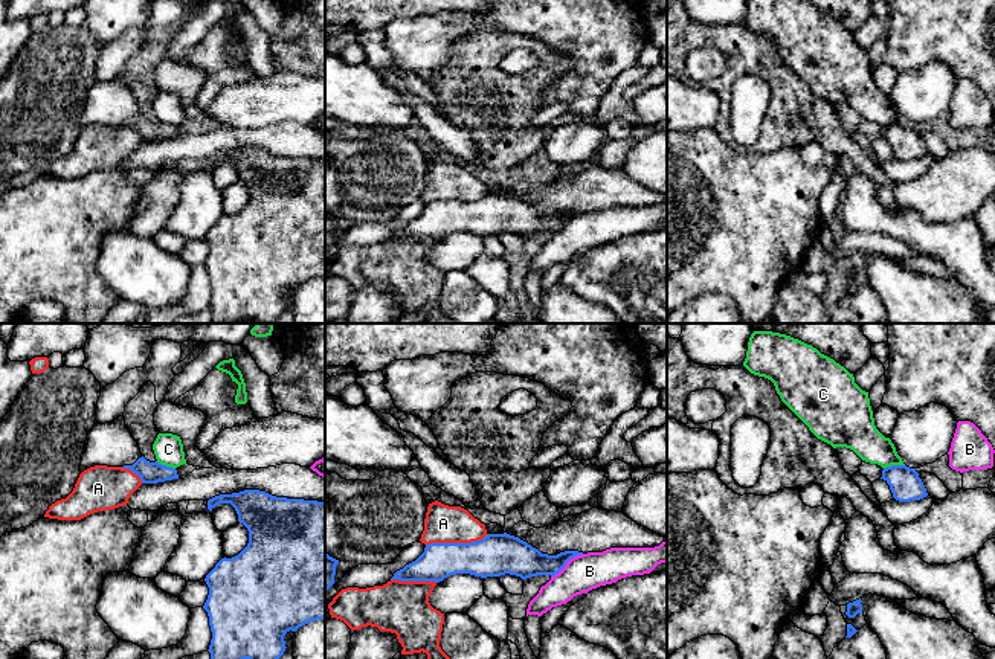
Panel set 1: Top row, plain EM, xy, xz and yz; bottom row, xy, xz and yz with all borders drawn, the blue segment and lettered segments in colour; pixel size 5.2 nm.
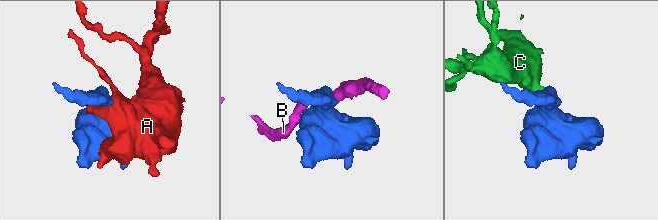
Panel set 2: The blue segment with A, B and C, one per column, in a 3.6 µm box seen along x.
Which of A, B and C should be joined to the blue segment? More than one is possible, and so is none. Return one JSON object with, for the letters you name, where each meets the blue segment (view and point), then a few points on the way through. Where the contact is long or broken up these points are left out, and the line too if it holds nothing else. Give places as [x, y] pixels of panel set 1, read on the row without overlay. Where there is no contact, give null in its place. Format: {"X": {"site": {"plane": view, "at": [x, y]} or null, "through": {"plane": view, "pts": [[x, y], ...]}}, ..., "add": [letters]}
{"add": []}

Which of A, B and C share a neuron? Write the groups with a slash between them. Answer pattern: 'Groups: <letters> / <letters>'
Groups: A / B / C

